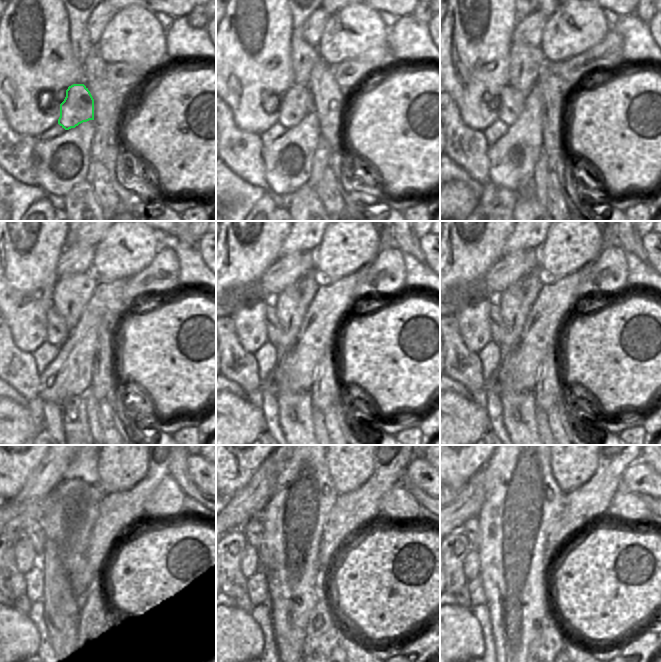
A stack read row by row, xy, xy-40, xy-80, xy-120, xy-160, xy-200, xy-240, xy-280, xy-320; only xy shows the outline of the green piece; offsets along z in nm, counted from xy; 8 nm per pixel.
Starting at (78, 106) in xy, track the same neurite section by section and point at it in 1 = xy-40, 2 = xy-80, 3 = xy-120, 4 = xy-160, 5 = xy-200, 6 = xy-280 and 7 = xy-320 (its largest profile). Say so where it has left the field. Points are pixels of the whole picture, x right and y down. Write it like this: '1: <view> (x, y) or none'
1: xy-40 (295, 103)
2: xy-80 (512, 100)
3: xy-120 (57, 332)
4: xy-160 (273, 327)
5: xy-200 (496, 324)
6: xy-280 (253, 530)
7: xy-320 (471, 529)

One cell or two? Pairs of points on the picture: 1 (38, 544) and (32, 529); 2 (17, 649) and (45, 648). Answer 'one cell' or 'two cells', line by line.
1: one cell
2: two cells

